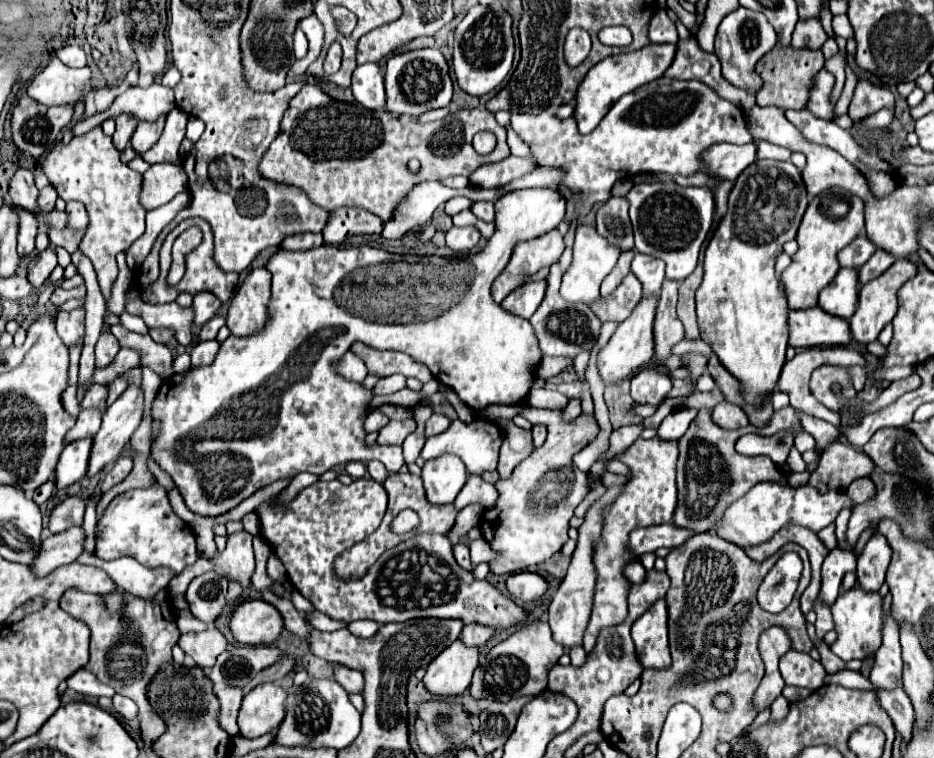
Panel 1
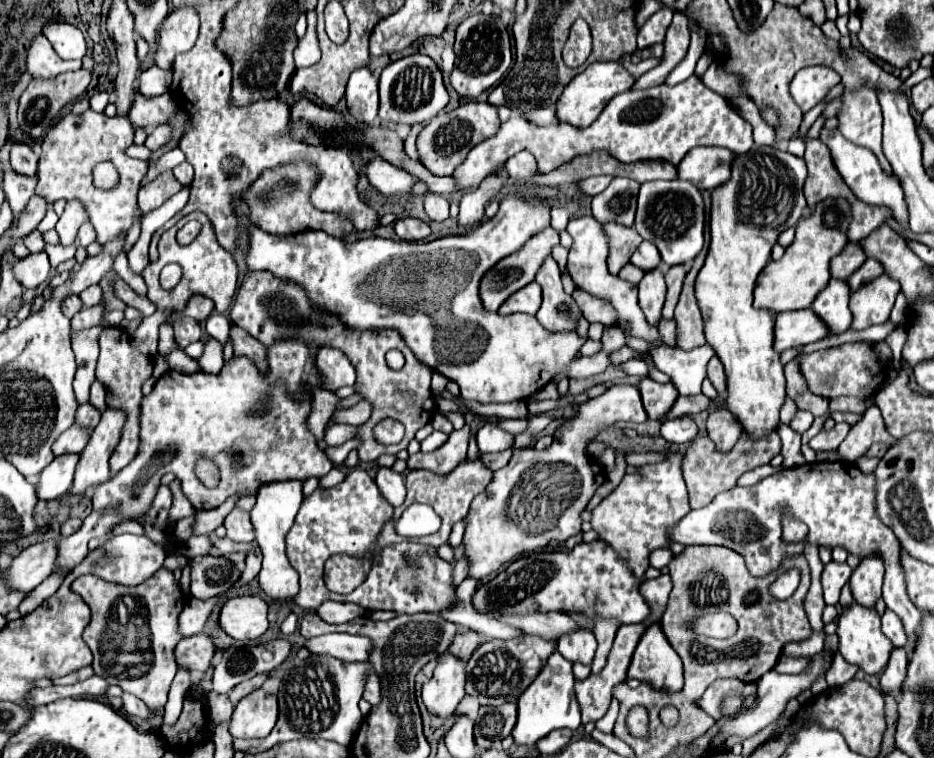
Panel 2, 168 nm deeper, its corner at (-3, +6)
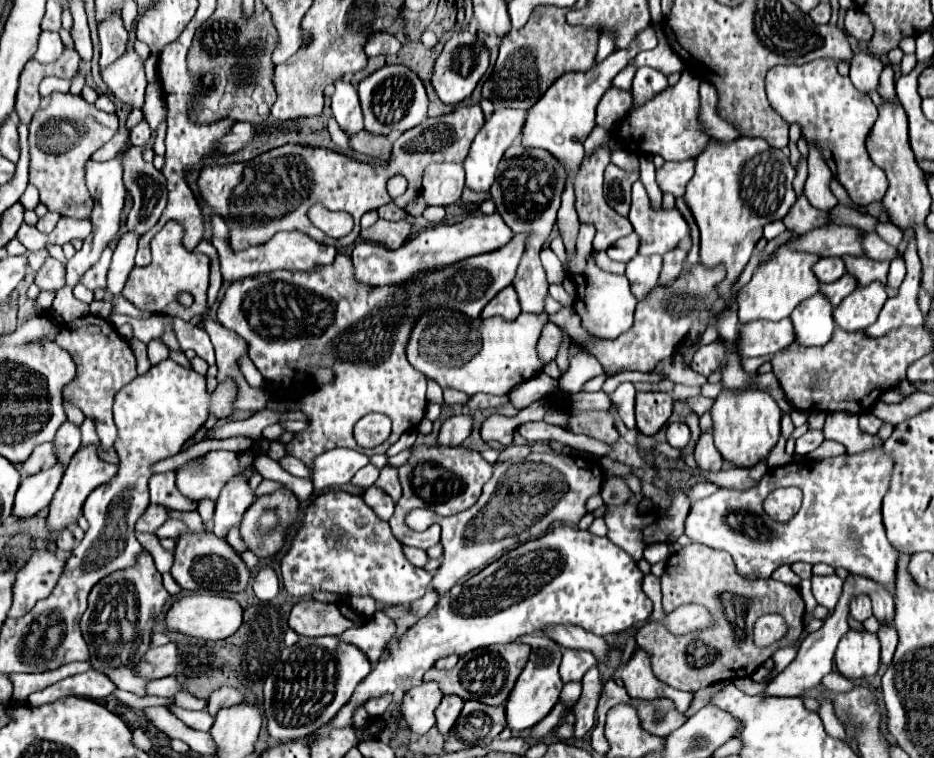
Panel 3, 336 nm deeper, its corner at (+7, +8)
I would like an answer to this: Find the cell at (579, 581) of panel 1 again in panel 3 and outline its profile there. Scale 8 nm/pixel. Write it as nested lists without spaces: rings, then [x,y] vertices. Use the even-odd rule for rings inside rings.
[[[562,649],[562,665],[560,665],[560,677],[564,683],[570,681],[582,681],[586,671],[596,665],[596,657],[588,655],[586,651],[572,651]]]

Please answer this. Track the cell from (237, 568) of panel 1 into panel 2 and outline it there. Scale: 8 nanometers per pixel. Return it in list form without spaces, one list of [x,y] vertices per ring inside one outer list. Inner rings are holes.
[[[234,509],[226,521],[224,521],[224,527],[228,531],[228,539],[236,541],[236,543],[250,543],[254,539],[254,525],[250,521],[250,515],[244,513],[244,511],[238,511]]]

